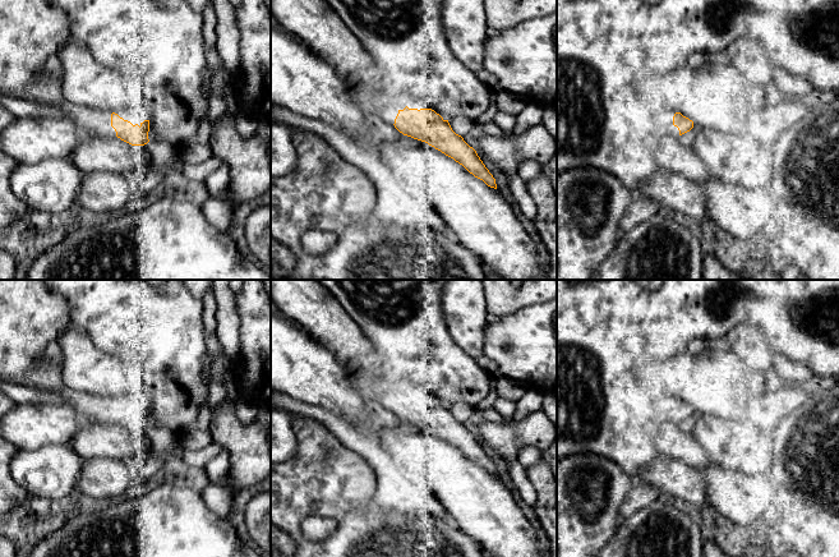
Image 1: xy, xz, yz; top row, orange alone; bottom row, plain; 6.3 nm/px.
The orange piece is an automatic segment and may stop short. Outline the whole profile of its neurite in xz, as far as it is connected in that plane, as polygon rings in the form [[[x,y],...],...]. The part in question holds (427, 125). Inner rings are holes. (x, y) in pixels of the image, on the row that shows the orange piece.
[[[358,84],[347,87],[349,97],[368,115],[378,115],[404,135],[428,143],[462,165],[475,178],[497,189],[495,179],[485,167],[476,151],[456,134],[448,120],[432,109],[398,110],[389,95]]]

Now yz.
[[[676,112],[673,116],[673,126],[669,129],[669,132],[678,137],[687,132],[690,132],[693,128],[693,121],[688,118],[683,116],[681,112]]]

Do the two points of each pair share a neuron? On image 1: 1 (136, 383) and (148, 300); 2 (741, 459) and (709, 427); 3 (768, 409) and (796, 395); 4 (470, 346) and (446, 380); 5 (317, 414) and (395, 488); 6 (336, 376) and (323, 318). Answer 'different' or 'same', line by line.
1: same
2: same
3: same
4: different
5: same
6: different

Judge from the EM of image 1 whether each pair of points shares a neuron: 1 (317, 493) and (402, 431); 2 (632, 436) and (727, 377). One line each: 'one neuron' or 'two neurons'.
1: two neurons
2: two neurons

